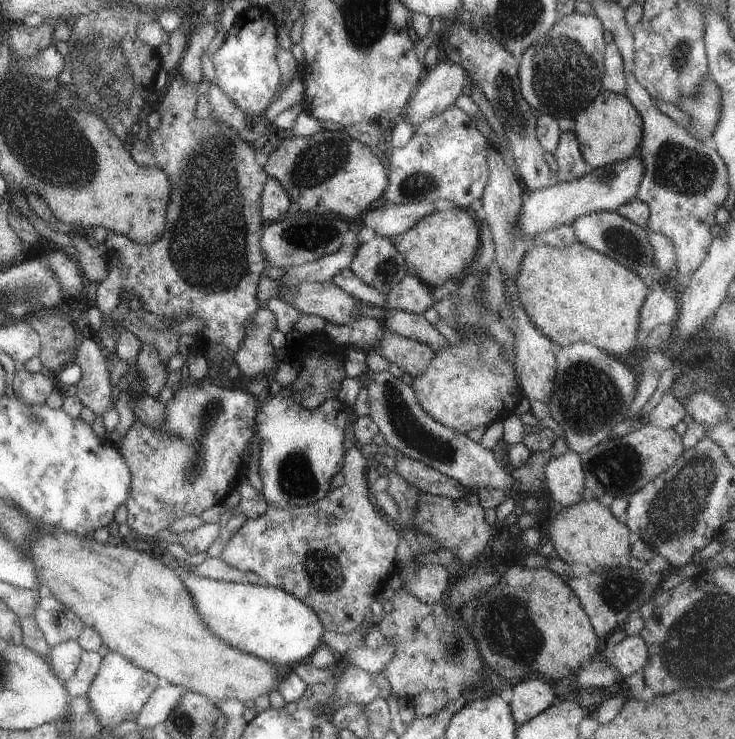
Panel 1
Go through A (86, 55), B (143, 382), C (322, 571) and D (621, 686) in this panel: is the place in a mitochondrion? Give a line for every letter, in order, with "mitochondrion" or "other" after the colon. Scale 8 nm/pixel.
A: mitochondrion
B: other
C: mitochondrion
D: other

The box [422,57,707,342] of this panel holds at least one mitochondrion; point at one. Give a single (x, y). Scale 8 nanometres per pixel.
(630, 246)

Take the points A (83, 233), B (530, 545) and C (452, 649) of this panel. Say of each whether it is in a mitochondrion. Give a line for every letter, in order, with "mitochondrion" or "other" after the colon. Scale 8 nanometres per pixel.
A: other
B: other
C: mitochondrion

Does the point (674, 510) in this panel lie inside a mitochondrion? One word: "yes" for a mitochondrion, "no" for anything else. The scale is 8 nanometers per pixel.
yes

